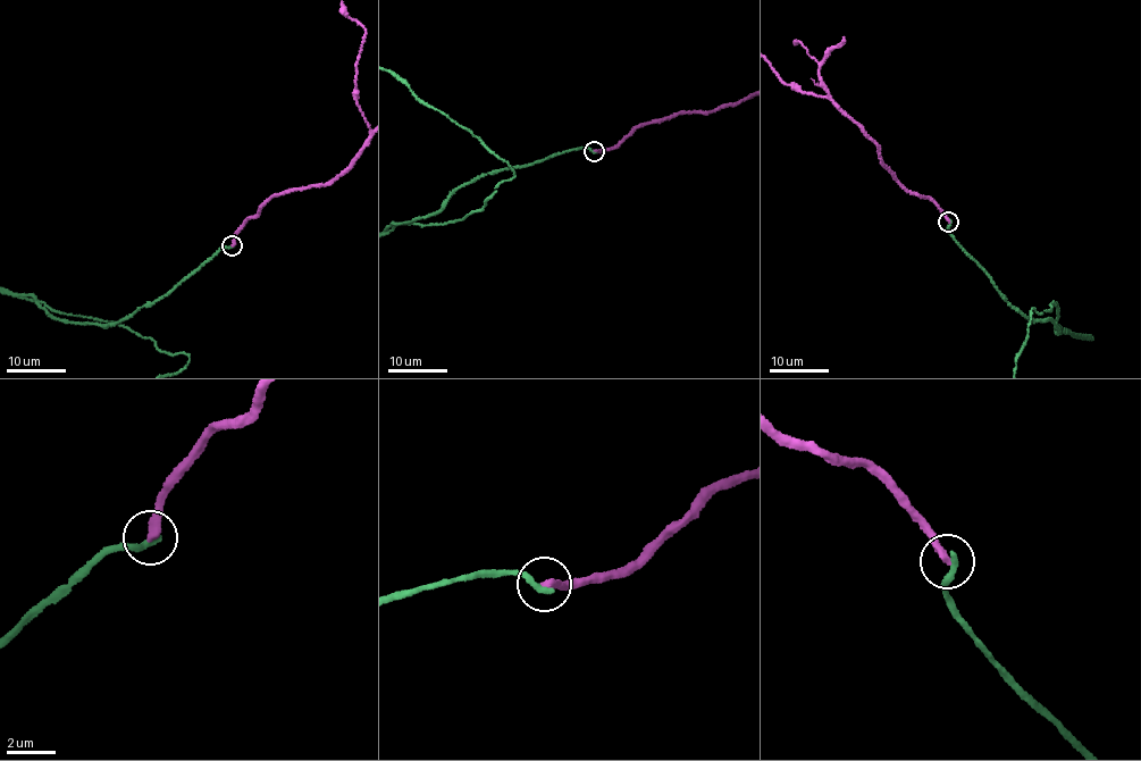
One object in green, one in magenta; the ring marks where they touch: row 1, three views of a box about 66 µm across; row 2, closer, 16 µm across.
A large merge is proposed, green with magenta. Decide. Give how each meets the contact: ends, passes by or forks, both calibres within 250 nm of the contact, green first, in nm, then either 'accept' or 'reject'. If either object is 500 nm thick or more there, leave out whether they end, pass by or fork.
green ends there; magenta ends there; 320 nm thick on the green side, 360 nm on the other; reject

